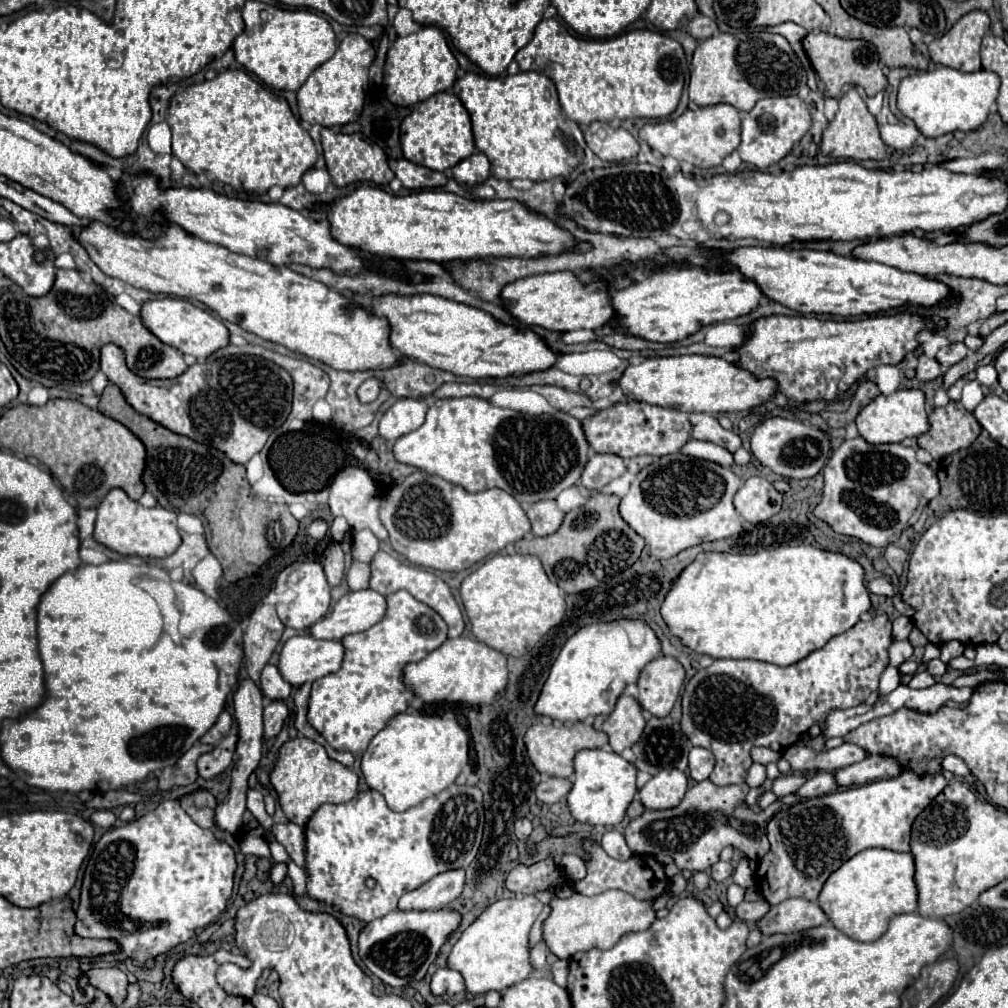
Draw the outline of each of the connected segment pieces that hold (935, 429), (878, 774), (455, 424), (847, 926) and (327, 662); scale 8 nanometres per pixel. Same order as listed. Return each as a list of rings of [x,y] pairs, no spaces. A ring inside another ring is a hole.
[[[950,401],[946,407],[934,409],[930,413],[930,425],[930,433],[918,437],[918,445],[926,449],[934,461],[970,447],[982,431],[976,417],[966,411],[960,401]]]
[[[870,755],[866,757],[866,761],[834,771],[834,777],[836,777],[836,783],[842,787],[858,787],[876,779],[898,777],[900,773],[902,773],[902,765],[894,757]]]
[[[480,397],[446,399],[440,407],[430,407],[424,425],[408,435],[402,435],[394,443],[394,455],[400,463],[440,475],[454,485],[462,485],[470,493],[486,491],[492,487],[504,489],[522,505],[532,505],[542,499],[556,499],[560,491],[576,485],[588,463],[588,453],[590,445],[586,441],[584,427],[570,413],[556,409],[544,415],[528,415],[514,409],[496,407]]]
[[[864,849],[828,877],[818,903],[834,927],[848,937],[856,941],[876,941],[882,933],[886,933],[894,915],[918,911],[918,887],[914,873],[916,865],[912,853]]]
[[[308,633],[290,637],[280,653],[278,669],[290,685],[300,687],[306,681],[316,681],[336,673],[344,661],[344,645],[334,639],[314,639]]]

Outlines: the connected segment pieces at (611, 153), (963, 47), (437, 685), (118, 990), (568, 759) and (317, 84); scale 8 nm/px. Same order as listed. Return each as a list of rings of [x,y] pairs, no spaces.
[[[594,121],[584,131],[588,147],[602,159],[602,161],[622,161],[636,157],[640,151],[638,141],[632,137],[630,131],[624,127],[610,127],[608,123]]]
[[[970,11],[960,17],[948,33],[930,43],[930,57],[934,63],[960,69],[978,71],[980,65],[980,43],[990,29],[990,17],[986,11]]]
[[[458,637],[446,639],[438,649],[434,649],[426,659],[418,663],[408,663],[402,669],[404,685],[414,693],[416,699],[424,703],[470,703],[488,705],[506,687],[506,655],[490,649],[488,645]]]
[[[112,967],[112,969],[92,969],[88,971],[90,983],[98,989],[102,989],[112,1005],[122,1005],[126,1001],[126,989],[128,989],[128,977],[124,971]]]
[[[534,723],[526,731],[526,749],[528,757],[534,763],[534,767],[552,777],[572,777],[574,775],[574,757],[582,749],[594,749],[594,747],[604,747],[608,743],[608,735],[602,731],[596,731],[594,727],[588,727],[584,723],[574,723],[574,725],[544,725],[544,723]]]
[[[348,33],[340,45],[334,57],[326,63],[322,63],[314,73],[306,79],[306,83],[298,89],[298,111],[300,119],[314,125],[334,127],[334,125],[346,125],[358,119],[362,107],[364,107],[364,89],[368,81],[368,67],[374,61],[376,51],[370,41],[366,41],[358,33]]]

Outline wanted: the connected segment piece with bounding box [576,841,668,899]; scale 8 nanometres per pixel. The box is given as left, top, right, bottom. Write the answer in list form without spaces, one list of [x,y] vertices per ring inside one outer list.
[[[590,841],[584,845],[590,851],[588,875],[582,881],[576,881],[576,891],[582,895],[598,895],[608,889],[622,889],[626,893],[632,893],[636,899],[656,899],[662,895],[668,887],[668,877],[662,871],[662,865],[654,857],[646,855],[632,855],[630,861],[618,861],[608,857],[598,845],[592,845]]]

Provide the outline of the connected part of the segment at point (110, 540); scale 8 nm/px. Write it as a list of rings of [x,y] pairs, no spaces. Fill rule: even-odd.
[[[112,489],[100,503],[94,539],[112,551],[118,551],[120,555],[138,555],[152,559],[162,559],[172,555],[182,543],[174,511],[164,509],[160,505],[152,509],[142,507],[138,501],[130,499],[122,489]]]

